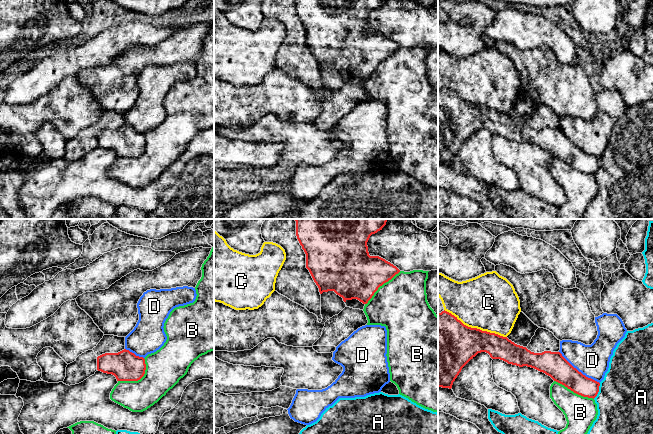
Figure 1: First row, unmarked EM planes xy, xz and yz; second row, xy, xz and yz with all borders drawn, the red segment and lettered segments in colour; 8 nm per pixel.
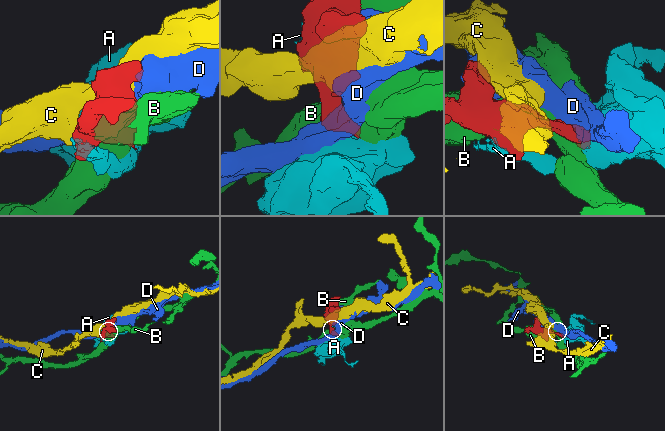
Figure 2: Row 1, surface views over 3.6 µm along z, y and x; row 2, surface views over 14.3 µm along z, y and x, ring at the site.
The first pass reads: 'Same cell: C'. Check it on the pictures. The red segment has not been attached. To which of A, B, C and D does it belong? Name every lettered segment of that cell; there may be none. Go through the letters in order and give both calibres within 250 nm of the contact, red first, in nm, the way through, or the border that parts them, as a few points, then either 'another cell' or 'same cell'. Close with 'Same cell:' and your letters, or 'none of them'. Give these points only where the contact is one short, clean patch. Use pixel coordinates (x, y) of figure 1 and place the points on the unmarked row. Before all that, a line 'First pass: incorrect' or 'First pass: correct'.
First pass: incorrect
A: calibres 160 and 440 nm; another cell
B: calibres 240 and 300 nm; another cell
C: calibres 400 and 460 nm; another cell
D: calibres 200 and 260 nm; same cell
Same cell: D

